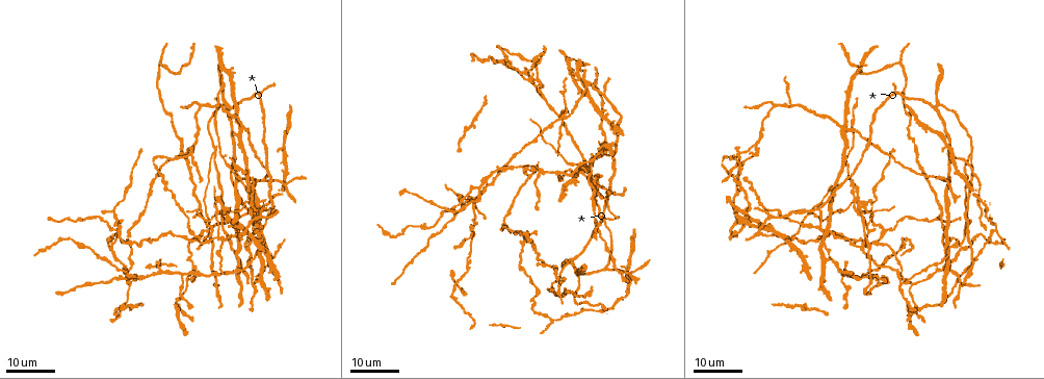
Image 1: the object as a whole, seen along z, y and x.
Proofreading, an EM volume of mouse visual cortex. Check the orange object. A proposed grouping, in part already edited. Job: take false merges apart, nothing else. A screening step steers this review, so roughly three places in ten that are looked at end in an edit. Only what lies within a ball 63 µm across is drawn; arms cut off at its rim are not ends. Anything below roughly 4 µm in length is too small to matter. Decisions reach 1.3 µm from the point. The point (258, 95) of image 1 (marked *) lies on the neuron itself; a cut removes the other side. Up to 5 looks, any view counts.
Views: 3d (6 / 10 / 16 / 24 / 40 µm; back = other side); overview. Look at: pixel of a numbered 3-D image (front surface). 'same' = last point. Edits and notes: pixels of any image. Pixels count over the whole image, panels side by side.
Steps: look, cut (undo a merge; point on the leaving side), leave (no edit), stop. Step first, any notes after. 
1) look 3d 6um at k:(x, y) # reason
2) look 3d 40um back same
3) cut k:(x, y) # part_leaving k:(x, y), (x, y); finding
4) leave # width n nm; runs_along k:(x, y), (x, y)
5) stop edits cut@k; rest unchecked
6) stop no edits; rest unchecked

look 3d 24um at 1:(249, 244) # three-way junction

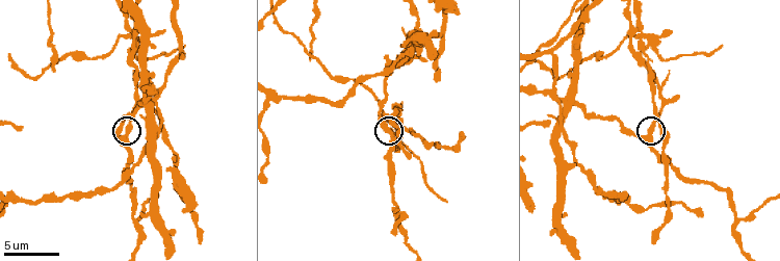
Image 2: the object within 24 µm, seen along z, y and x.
look 3d 6um at 2:(126, 136) # zoom in

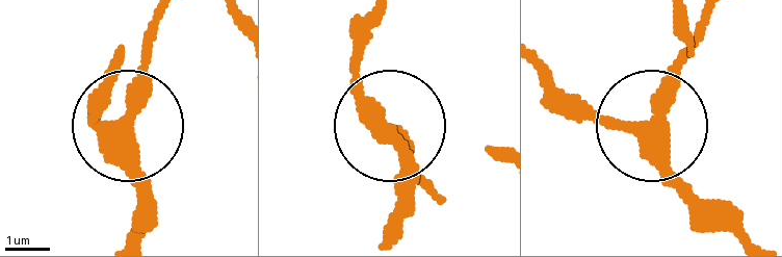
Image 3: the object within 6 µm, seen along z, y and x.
leave # arms 3; runs_along 3:(371, 22), (361, 78), (387, 123), (398, 208); continuous, no second neuron

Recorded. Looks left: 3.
look 3d 6um at 2:(549, 54) # a fork

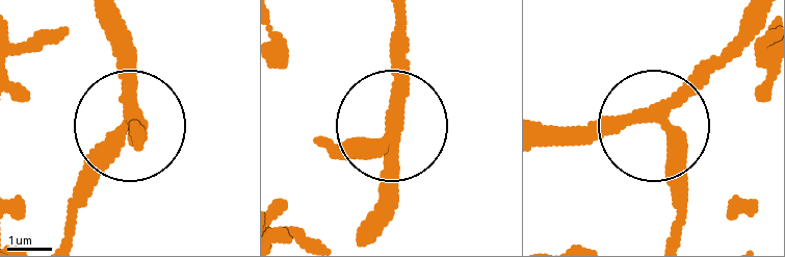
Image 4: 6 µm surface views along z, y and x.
leave # side_arm 92 um; arms 3; all the same neuron

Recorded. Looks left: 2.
look 3d 10um at 2:(146, 108) # looks like a crossing

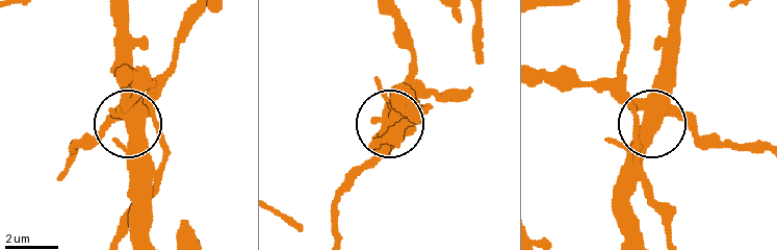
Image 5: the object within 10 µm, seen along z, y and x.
leave # runs_along 5:(202, 14), (173, 67), (130, 114), (132, 205); all the same neuron

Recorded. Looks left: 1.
stop no edits; rest unchecked

